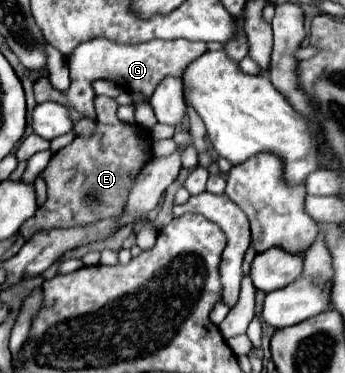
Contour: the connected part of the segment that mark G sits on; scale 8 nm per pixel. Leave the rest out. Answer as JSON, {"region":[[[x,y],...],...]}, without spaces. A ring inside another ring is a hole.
{"region":[[[89,40],[73,50],[73,54],[67,58],[67,66],[71,72],[71,86],[65,92],[69,106],[77,108],[85,118],[95,120],[93,116],[93,82],[95,80],[111,80],[117,86],[121,86],[127,92],[135,92],[143,96],[145,100],[151,98],[157,84],[167,76],[181,76],[185,68],[197,60],[207,46],[201,42],[189,42],[189,40],[169,40],[169,42],[145,42],[137,46],[125,46],[115,44],[109,40]]]}

